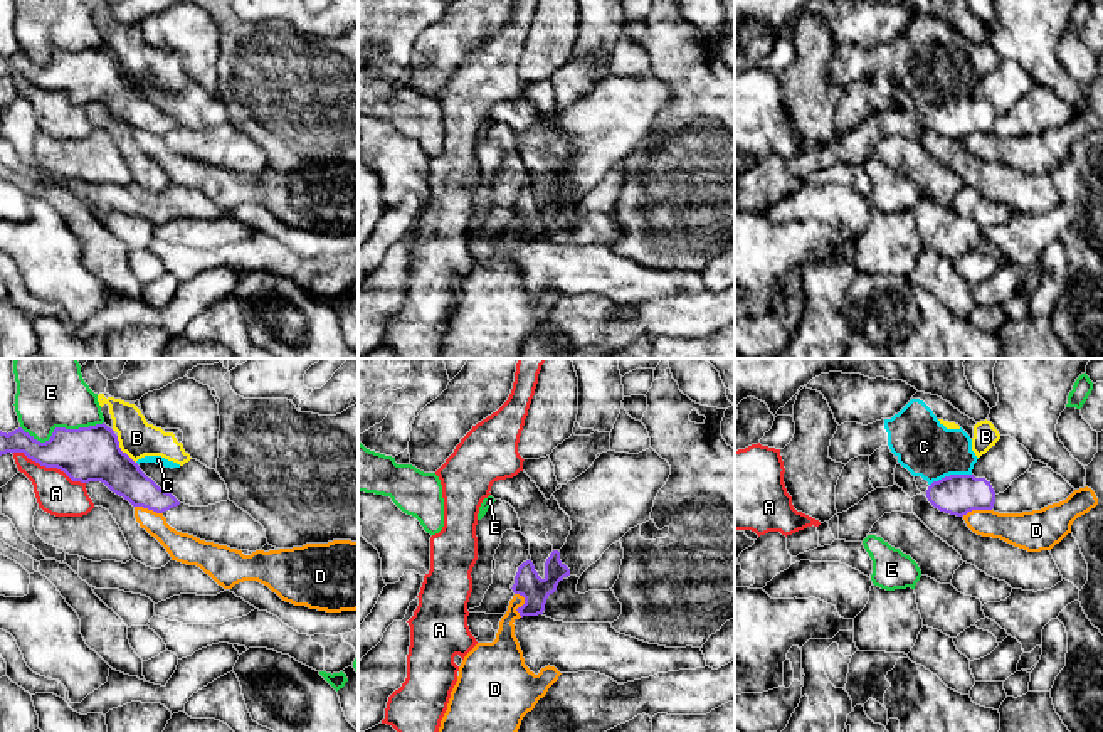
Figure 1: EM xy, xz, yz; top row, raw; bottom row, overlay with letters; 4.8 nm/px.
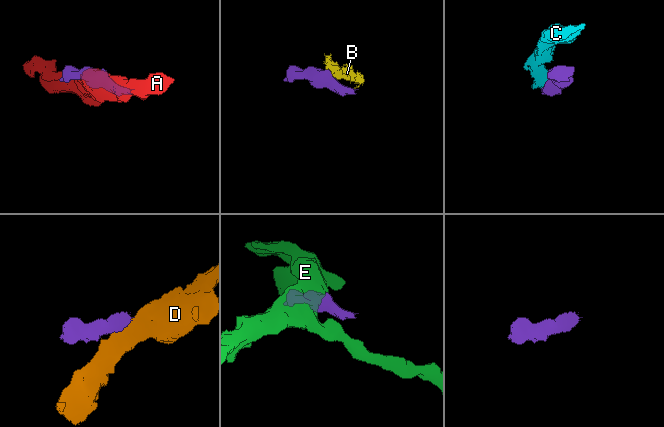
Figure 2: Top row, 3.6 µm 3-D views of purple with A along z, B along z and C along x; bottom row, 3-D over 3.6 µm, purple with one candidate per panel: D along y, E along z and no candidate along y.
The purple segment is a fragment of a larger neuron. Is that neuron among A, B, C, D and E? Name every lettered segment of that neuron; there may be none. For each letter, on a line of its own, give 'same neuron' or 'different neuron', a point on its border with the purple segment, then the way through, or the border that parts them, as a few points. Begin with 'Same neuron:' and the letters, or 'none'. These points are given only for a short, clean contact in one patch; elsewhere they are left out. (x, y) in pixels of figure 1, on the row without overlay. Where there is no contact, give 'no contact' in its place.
Same neuron: none
A: different neuron | xy (49, 90)
B: different neuron | xy (120, 73) | along xy (116, 59), (118, 69), (135, 86)
C: different neuron | yz (950, 98) | along yz (971, 96), (950, 96), (930, 108)
D: different neuron | xz (525, 226) | along xz (515, 216), (523, 221), (517, 233), (522, 239)
E: different neuron | xy (59, 51)

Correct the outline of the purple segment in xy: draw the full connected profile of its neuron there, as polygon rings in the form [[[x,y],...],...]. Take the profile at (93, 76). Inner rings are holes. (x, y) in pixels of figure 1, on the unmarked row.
[[[104,45],[79,52],[55,50],[45,66],[22,50],[8,57],[0,54],[0,79],[7,76],[24,76],[40,89],[64,94],[72,104],[101,104],[133,130],[163,136],[180,128],[121,74],[118,59]]]

